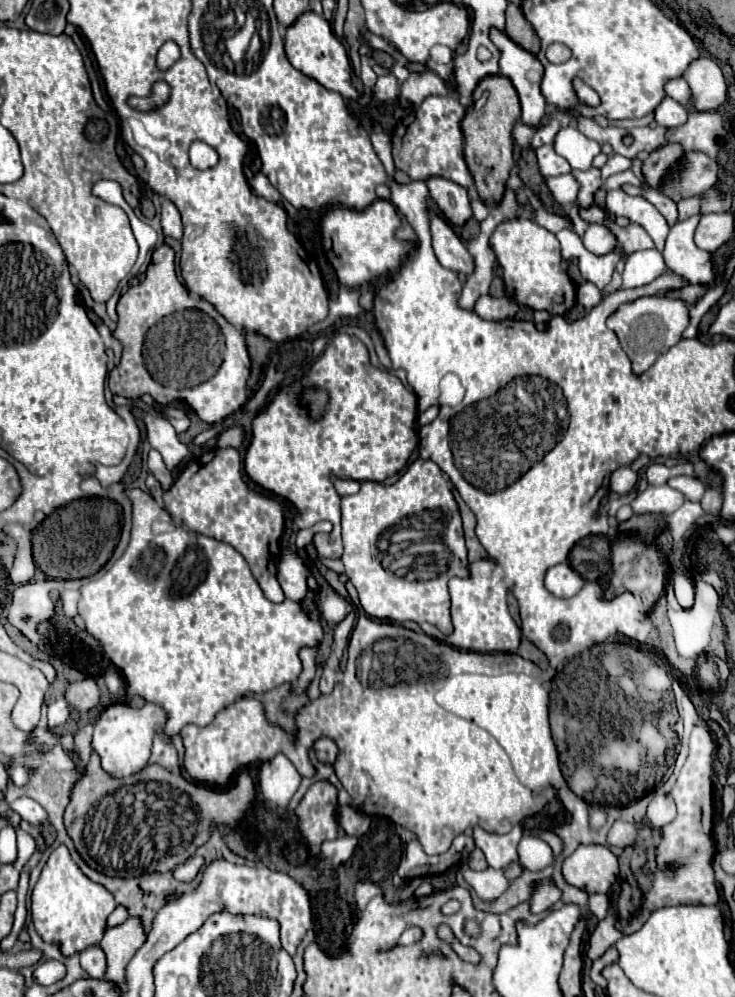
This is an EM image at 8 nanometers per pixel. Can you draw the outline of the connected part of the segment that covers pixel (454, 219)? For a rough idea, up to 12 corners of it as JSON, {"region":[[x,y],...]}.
{"region":[[444,178],[426,186],[446,222],[472,218],[466,188]]}

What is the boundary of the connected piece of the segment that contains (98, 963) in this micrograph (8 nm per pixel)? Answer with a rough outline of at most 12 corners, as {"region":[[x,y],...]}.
{"region":[[100,946],[80,952],[90,978],[104,978],[106,956]]}

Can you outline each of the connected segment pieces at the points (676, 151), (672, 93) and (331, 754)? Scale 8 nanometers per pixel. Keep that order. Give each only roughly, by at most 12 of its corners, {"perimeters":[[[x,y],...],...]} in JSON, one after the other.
{"perimeters":[[[666,144],[648,154],[642,166],[646,182],[658,190],[684,150]],[[684,78],[664,86],[666,96],[686,106],[692,96]],[[330,738],[316,740],[314,752],[320,762],[332,764],[338,748]]]}

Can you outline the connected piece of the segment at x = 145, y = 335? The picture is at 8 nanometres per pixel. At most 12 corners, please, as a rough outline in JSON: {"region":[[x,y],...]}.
{"region":[[174,250],[122,294],[110,390],[184,400],[248,400],[242,332],[188,294]]}

